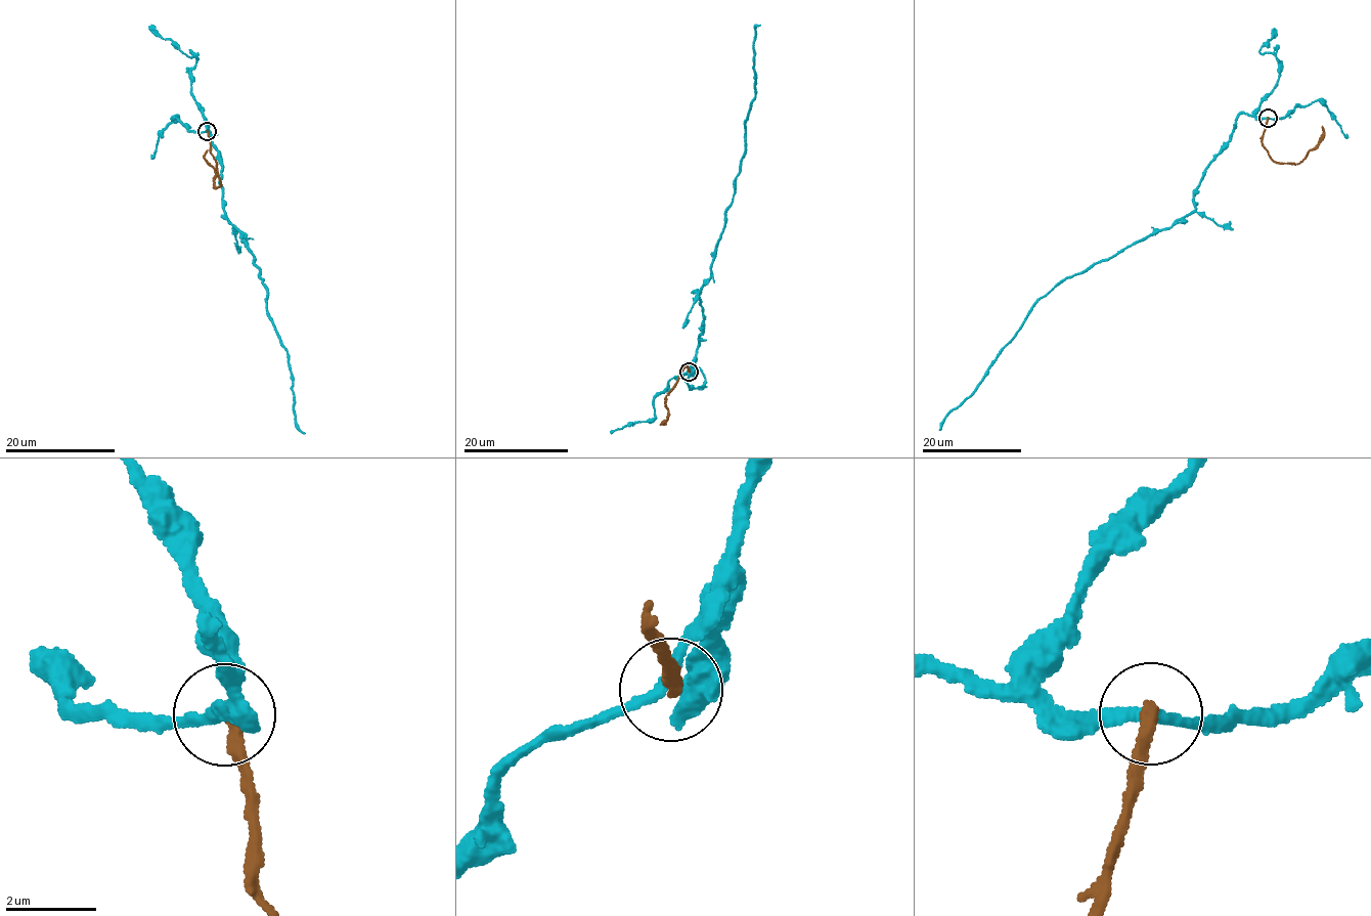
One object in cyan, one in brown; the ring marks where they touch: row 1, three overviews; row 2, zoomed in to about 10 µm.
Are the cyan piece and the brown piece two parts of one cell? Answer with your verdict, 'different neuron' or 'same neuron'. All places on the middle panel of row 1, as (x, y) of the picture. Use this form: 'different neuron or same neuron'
different neuron

